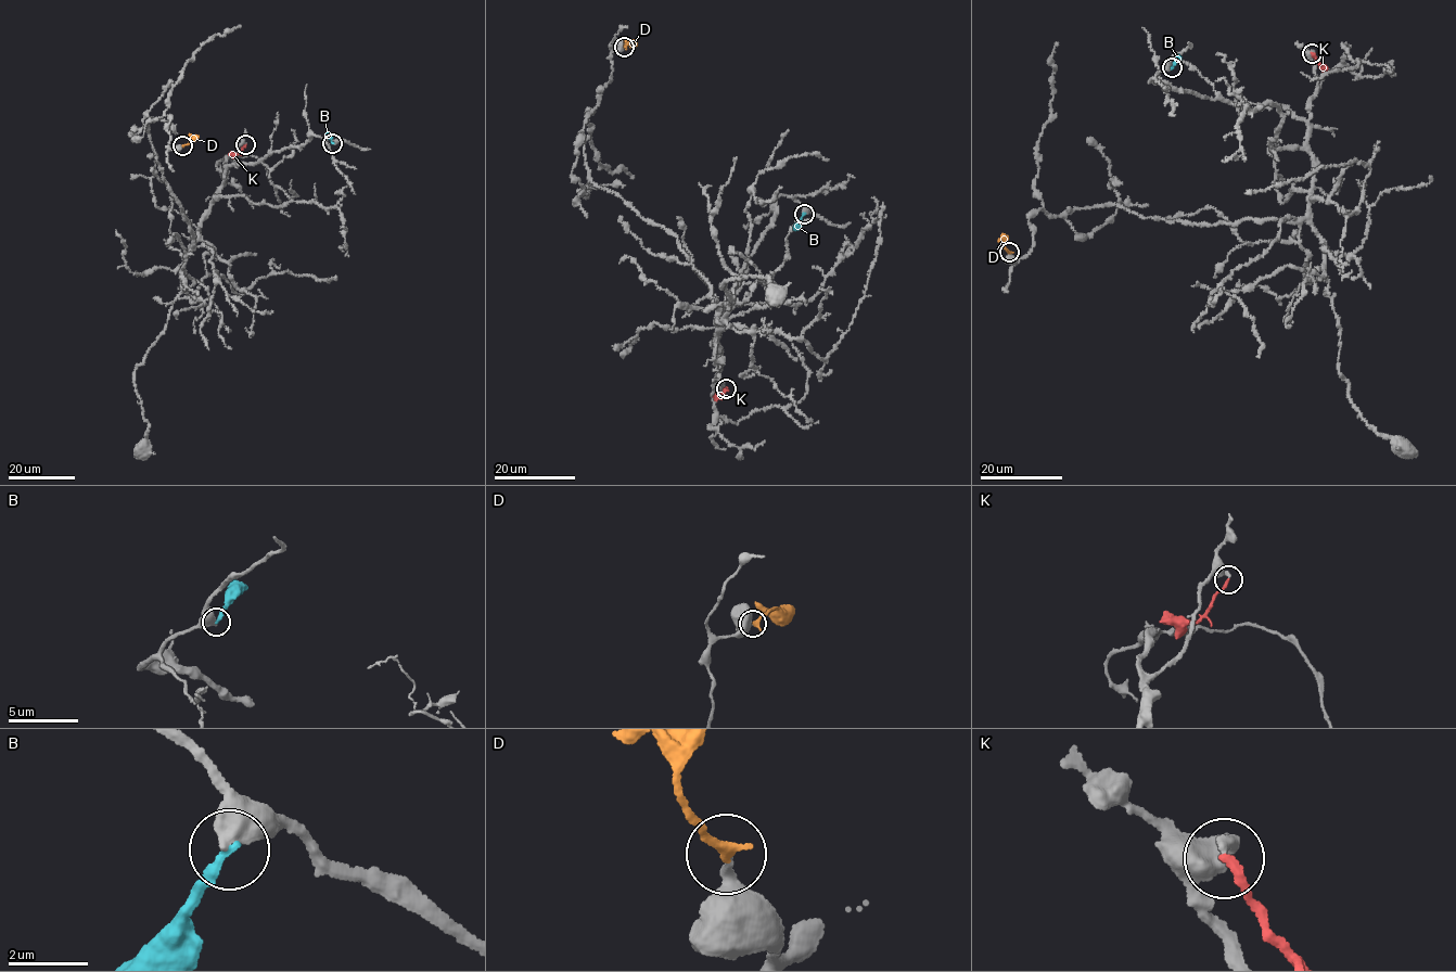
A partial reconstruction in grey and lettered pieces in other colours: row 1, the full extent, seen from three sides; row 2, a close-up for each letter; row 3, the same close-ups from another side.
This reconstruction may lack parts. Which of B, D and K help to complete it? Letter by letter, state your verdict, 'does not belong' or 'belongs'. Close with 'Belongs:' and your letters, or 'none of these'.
B: does not belong
D: belongs
K: does not belong
Belongs: D

